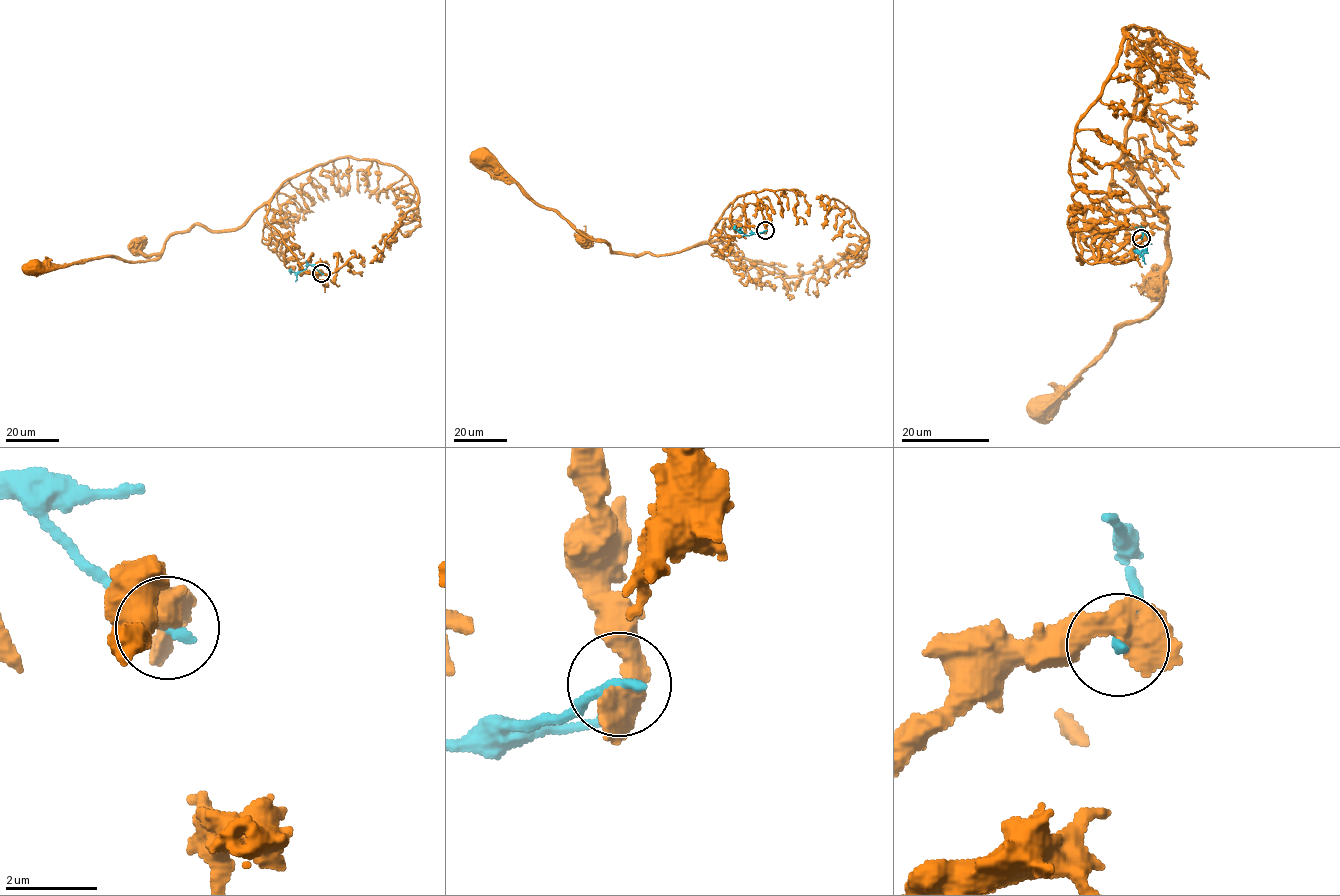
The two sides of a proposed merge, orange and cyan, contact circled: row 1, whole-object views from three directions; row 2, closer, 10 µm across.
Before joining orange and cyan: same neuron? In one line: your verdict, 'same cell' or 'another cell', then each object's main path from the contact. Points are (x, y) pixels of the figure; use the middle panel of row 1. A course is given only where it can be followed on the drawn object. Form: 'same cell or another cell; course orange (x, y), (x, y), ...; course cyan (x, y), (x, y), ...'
another cell; course orange (765, 230), (752, 192), (728, 205), (717, 222), (716, 239), (669, 254), (617, 253), (535, 204), (479, 156); course cyan (765, 230), (745, 234), (735, 225)

